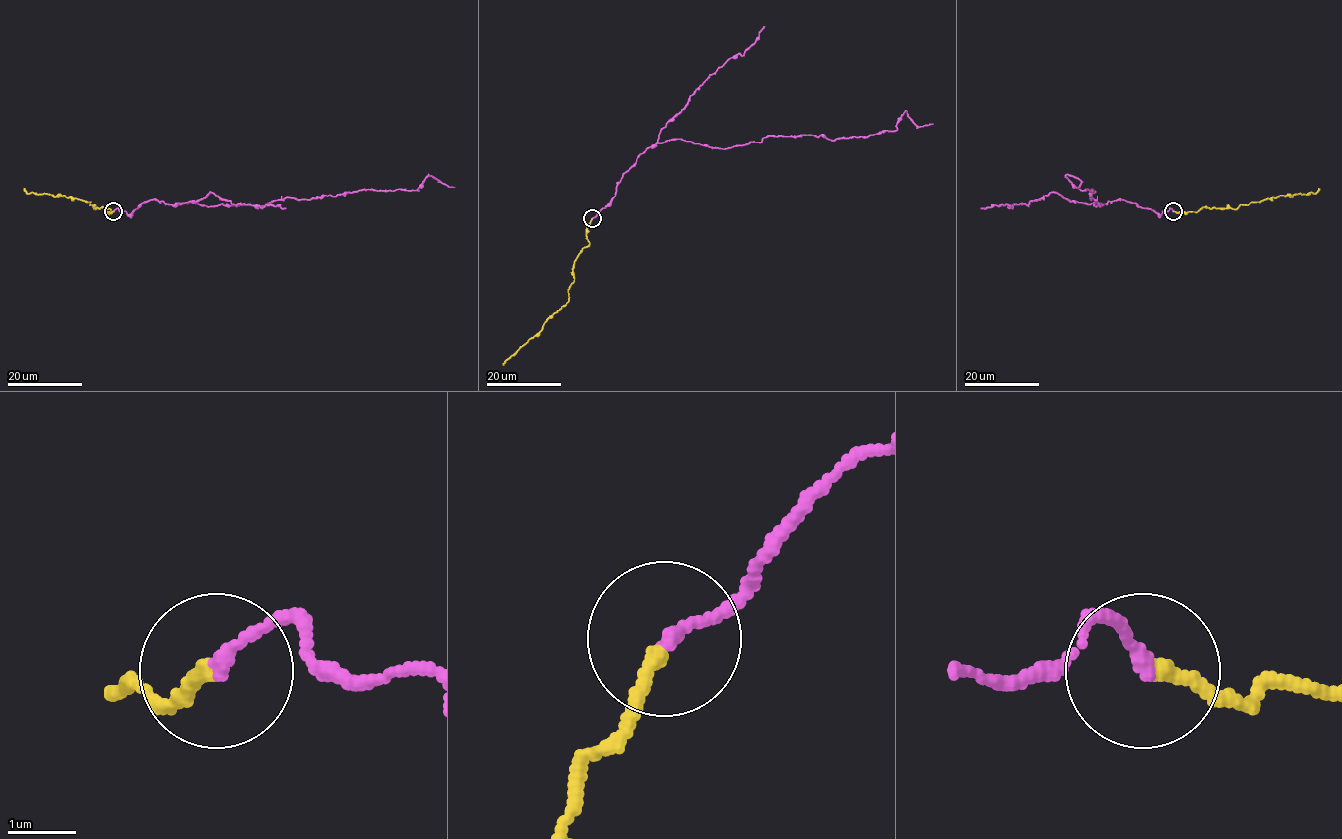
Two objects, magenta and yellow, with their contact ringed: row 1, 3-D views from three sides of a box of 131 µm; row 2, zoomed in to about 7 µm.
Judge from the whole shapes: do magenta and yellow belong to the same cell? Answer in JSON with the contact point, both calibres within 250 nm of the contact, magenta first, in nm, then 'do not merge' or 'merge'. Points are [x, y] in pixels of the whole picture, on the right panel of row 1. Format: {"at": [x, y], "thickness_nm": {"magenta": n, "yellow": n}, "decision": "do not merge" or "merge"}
{"at": [1173, 211], "thickness_nm": {"magenta": 200, "yellow": 240}, "decision": "merge"}

